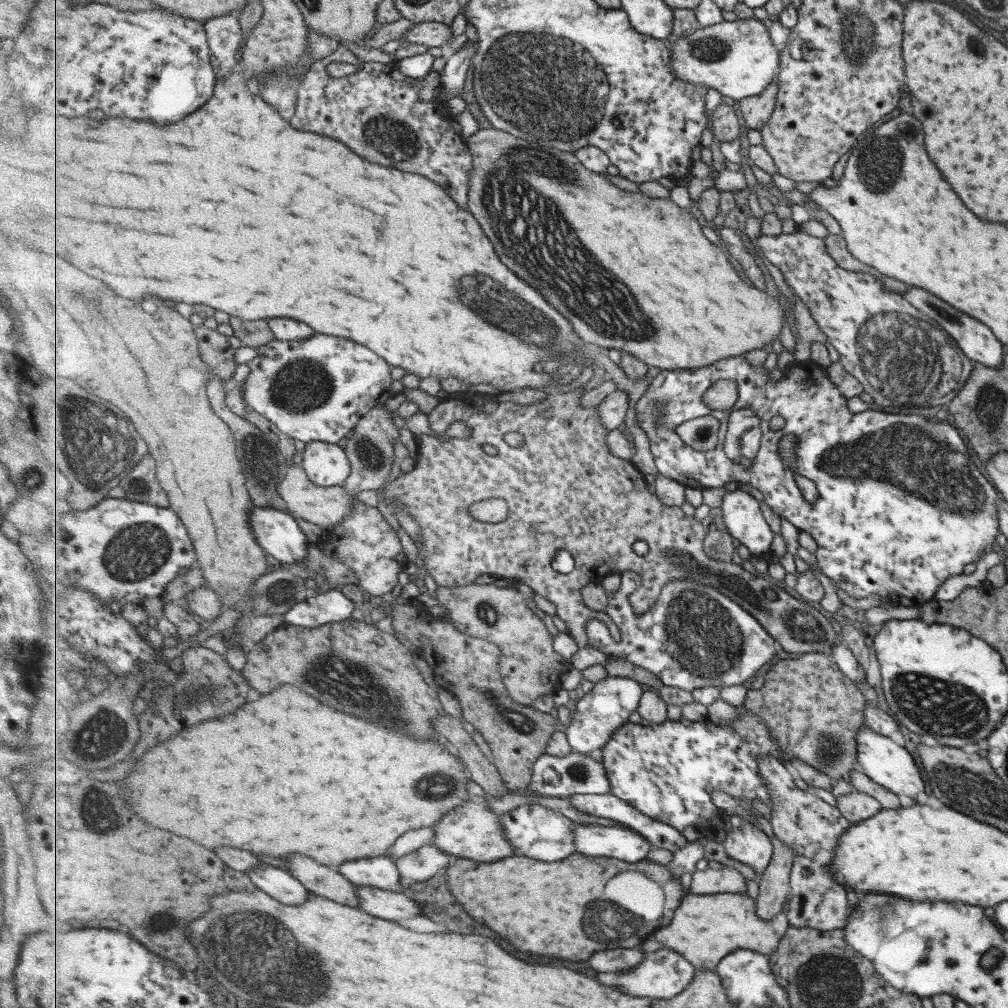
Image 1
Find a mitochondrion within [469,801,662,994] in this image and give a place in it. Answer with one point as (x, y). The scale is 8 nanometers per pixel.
(628, 926)

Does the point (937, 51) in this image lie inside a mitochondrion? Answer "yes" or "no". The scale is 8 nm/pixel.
no

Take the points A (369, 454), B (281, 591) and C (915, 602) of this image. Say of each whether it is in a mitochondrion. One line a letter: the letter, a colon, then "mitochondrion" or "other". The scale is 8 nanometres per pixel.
A: mitochondrion
B: mitochondrion
C: other

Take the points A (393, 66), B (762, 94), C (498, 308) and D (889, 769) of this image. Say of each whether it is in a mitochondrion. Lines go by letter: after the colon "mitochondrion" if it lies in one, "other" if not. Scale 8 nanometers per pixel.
A: other
B: other
C: mitochondrion
D: other

